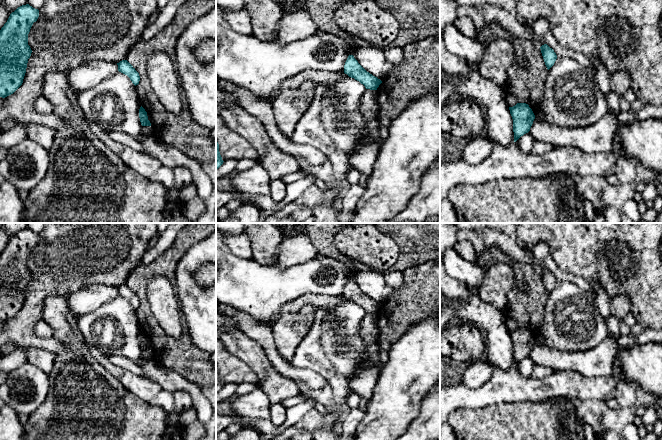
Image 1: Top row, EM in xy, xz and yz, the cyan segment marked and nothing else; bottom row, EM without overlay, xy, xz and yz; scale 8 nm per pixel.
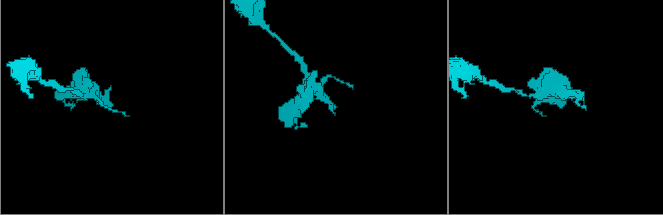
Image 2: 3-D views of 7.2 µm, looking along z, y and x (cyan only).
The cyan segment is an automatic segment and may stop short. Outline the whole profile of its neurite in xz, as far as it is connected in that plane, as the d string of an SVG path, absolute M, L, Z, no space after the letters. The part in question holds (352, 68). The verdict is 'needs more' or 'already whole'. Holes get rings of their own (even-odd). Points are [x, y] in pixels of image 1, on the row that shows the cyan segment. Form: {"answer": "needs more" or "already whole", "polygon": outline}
{"answer": "already whole", "polygon": "M349 55L345 62L344 73L359 81L366 89L377 90L382 83L380 79L367 72L353 55Z"}

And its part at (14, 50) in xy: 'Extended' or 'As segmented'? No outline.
As segmented

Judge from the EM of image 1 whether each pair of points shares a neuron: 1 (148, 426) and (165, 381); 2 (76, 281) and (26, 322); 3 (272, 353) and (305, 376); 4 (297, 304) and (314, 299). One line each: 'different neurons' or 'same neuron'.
1: different neurons
2: same neuron
3: same neuron
4: same neuron

